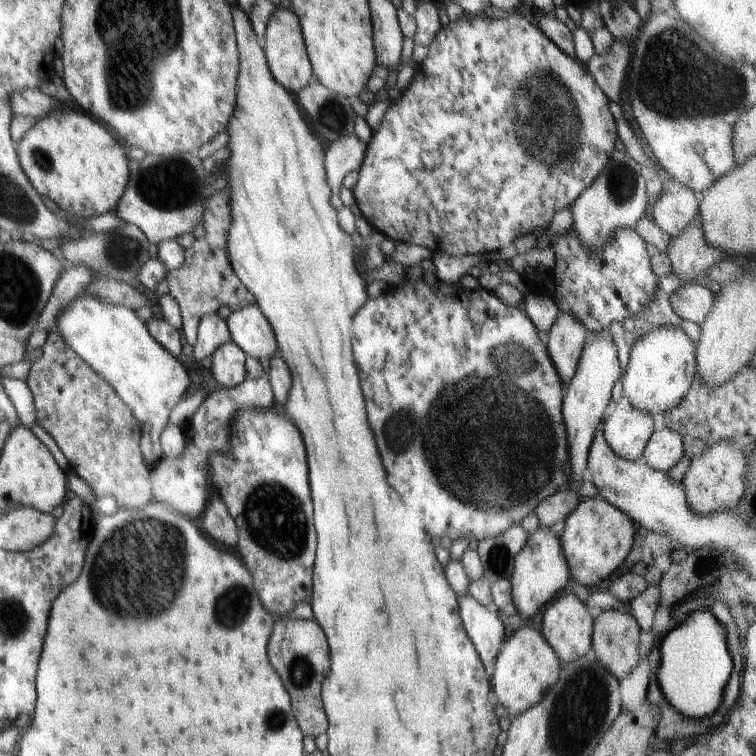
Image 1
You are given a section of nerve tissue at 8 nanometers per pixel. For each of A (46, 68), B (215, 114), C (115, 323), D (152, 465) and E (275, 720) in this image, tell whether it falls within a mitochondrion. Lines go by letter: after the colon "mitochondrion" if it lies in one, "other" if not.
A: other
B: other
C: other
D: other
E: mitochondrion

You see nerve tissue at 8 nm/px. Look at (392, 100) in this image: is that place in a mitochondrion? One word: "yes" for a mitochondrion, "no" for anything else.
no

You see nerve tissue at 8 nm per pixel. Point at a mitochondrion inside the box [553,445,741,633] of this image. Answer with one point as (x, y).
(706, 563)

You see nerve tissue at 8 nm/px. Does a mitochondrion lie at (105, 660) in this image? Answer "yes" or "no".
no

